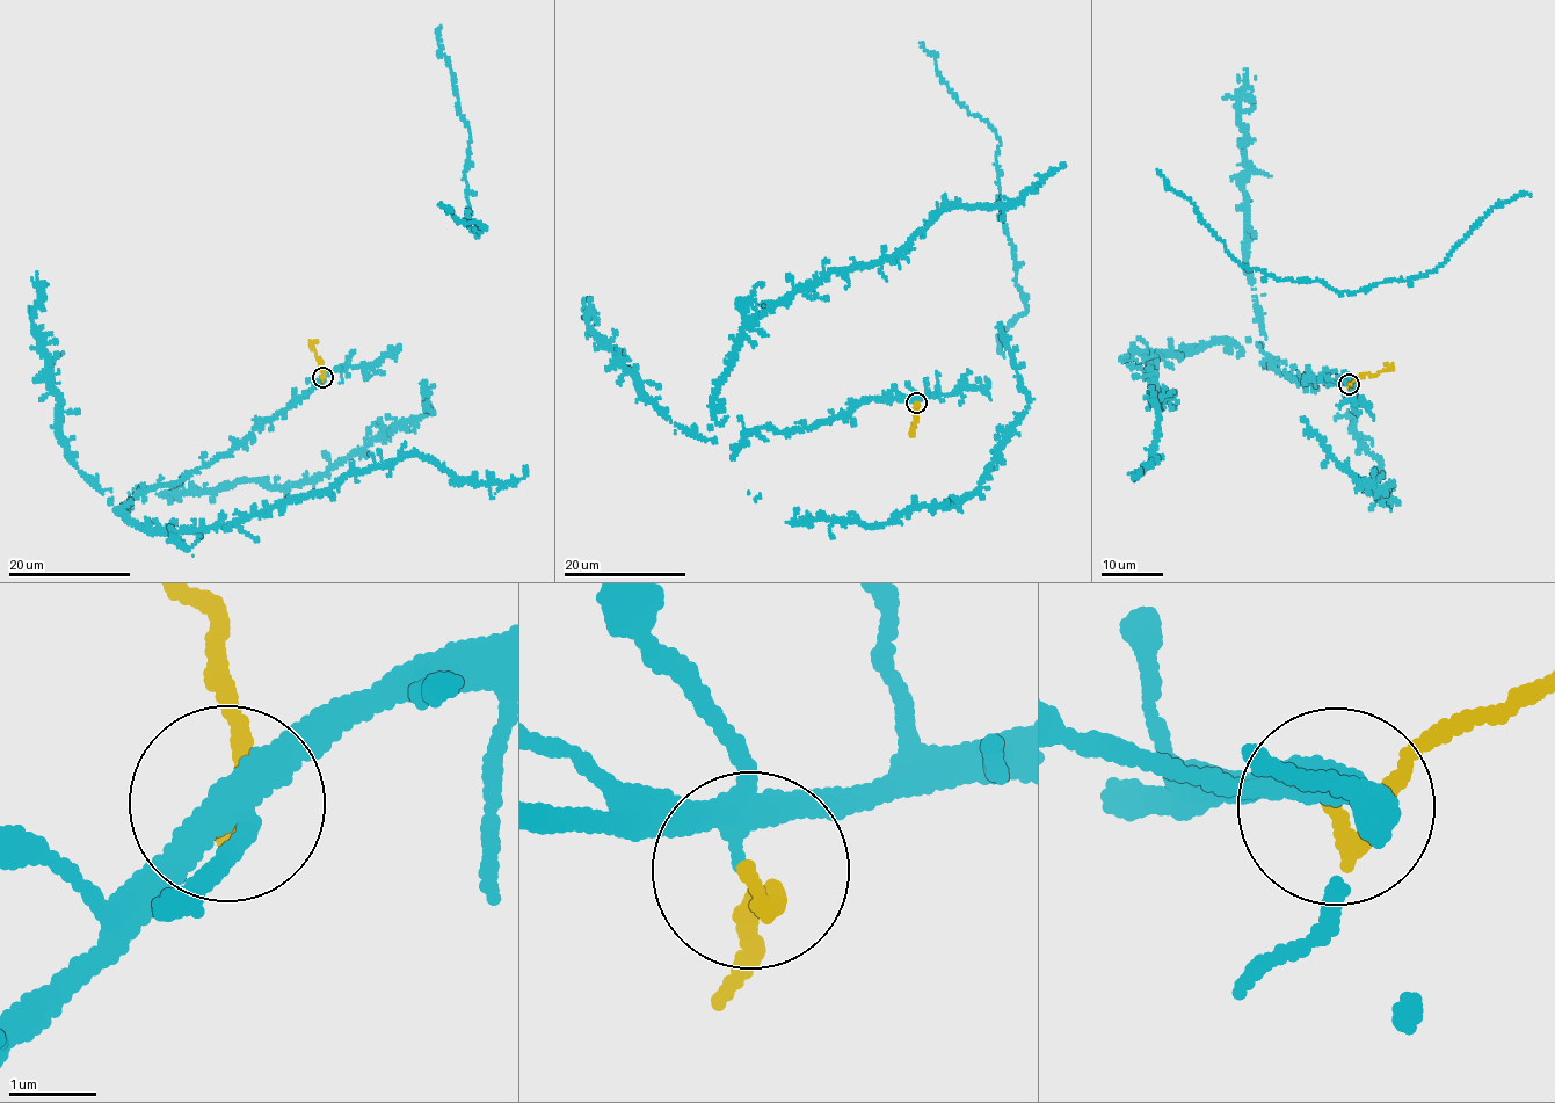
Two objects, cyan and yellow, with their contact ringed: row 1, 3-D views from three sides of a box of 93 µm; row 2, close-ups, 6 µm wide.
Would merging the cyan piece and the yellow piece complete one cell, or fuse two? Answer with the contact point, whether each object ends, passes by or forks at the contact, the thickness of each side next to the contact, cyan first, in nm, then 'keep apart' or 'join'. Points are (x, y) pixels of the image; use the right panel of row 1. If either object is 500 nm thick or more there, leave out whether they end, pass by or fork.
place (1349, 384); cyan forks; yellow ends; calibres 220 and 180 nm; keep apart

